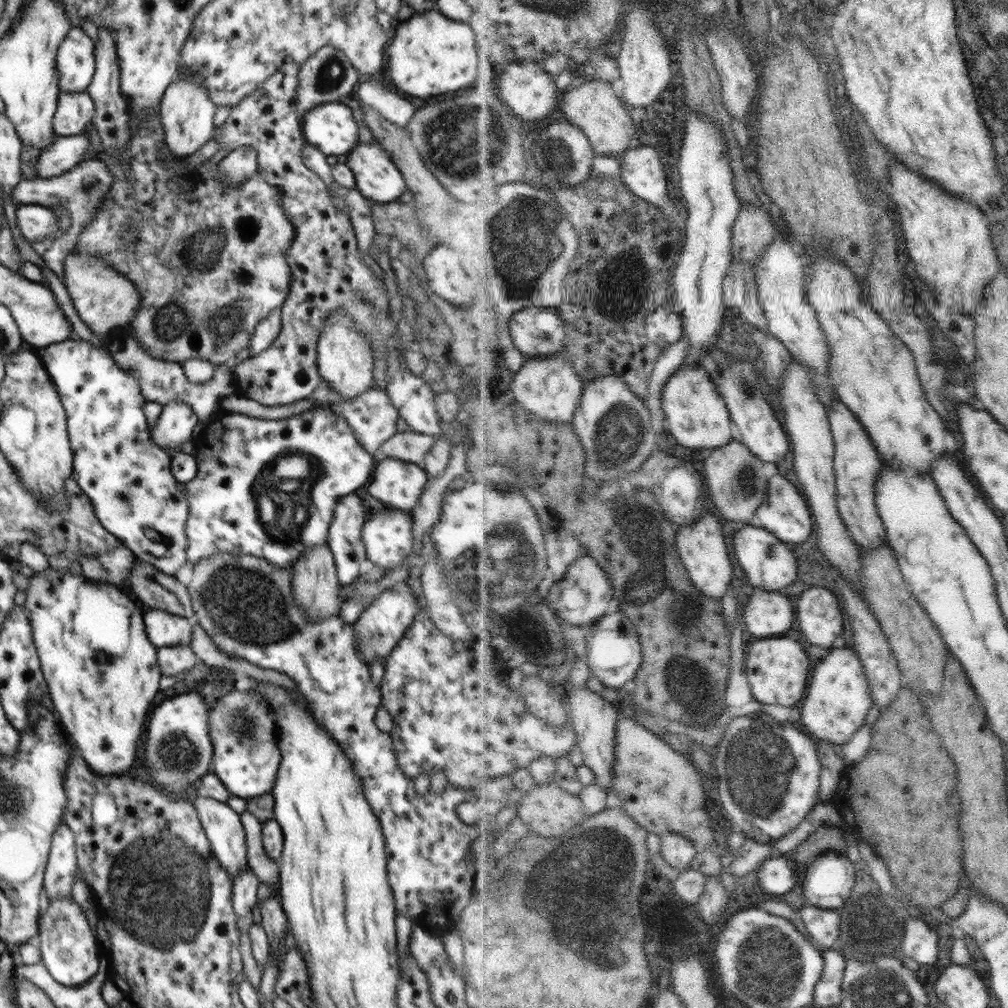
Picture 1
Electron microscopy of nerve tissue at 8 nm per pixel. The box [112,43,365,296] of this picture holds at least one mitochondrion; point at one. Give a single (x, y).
(208, 244)

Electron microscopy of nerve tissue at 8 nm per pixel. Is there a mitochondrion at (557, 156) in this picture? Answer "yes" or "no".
yes

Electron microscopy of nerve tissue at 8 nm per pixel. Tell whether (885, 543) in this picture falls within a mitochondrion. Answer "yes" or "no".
no

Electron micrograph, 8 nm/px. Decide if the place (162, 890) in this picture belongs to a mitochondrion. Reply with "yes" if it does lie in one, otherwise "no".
yes

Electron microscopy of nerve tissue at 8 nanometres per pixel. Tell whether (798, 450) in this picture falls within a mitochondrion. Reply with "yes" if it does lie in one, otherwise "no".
no

